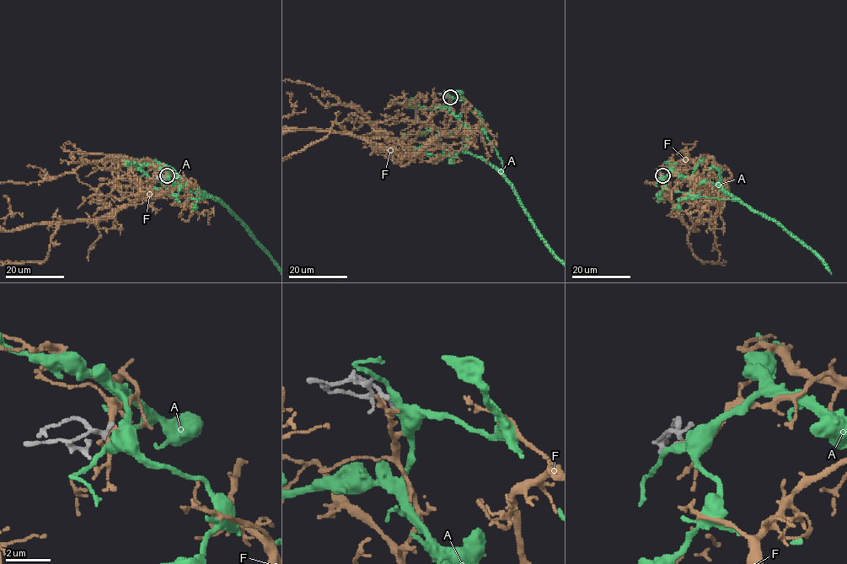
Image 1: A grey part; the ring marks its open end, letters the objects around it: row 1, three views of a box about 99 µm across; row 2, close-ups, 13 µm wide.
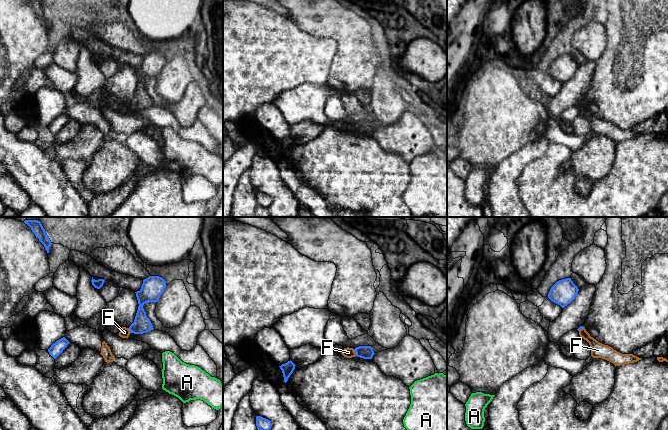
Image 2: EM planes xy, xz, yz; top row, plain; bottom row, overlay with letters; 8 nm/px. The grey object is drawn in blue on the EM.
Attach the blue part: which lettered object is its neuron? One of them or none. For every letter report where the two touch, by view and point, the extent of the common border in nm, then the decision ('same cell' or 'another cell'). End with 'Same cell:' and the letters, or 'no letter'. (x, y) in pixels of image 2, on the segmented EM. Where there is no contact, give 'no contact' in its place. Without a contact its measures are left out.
A: no contact | another cell
F: xz (355, 352) | 60 nm | another cell
Same cell: no letter

